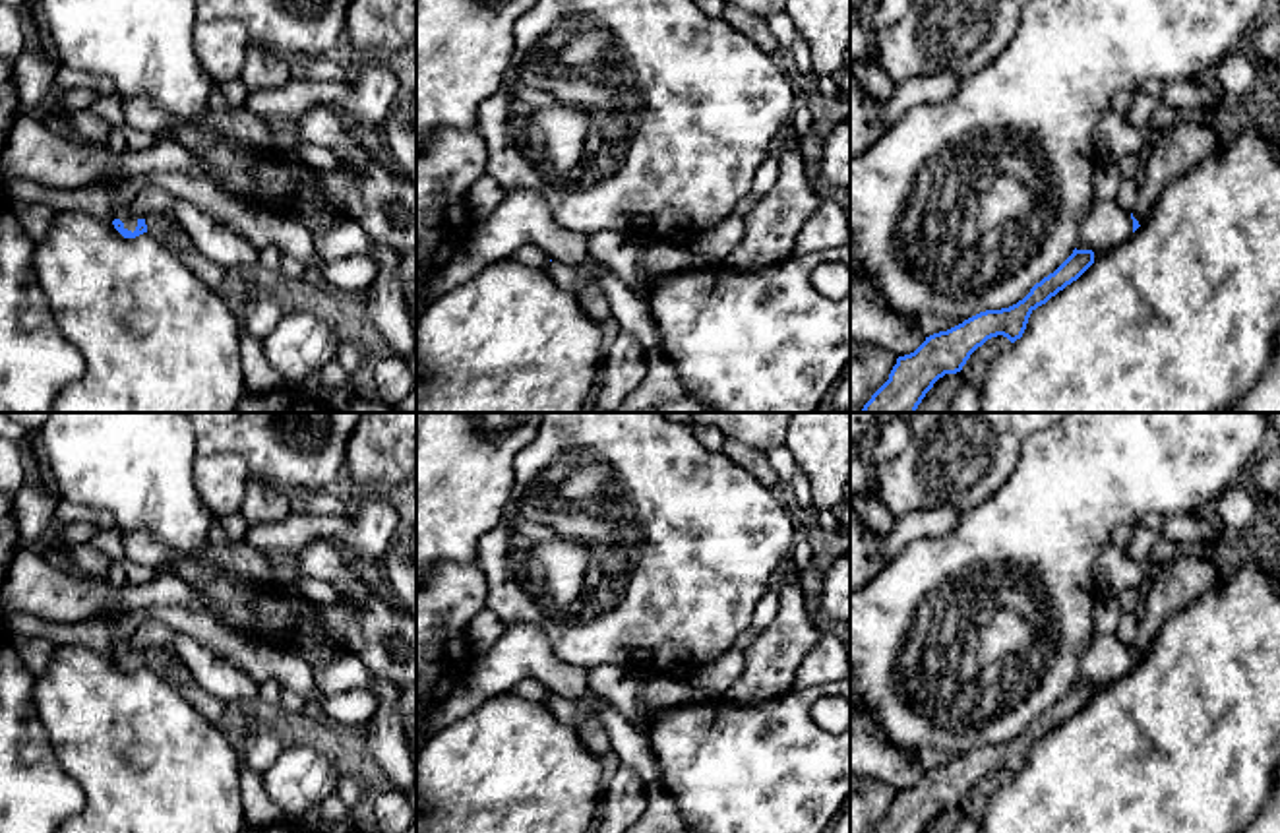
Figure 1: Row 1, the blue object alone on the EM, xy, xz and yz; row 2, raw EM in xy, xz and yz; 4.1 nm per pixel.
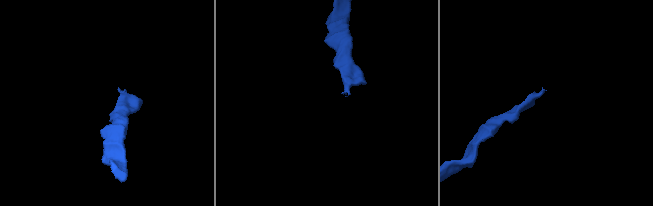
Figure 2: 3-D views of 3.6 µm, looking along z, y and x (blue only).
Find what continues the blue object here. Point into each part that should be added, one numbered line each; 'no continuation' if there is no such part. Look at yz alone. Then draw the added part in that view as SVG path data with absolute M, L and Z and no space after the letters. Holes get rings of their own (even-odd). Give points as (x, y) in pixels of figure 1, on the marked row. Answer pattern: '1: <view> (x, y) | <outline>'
1: yz (1182, 146) | M1177 120L1160 132L1144 163L1144 180L1133 217L1143 225L1162 192L1181 174L1218 151L1218 126L1210 120Z

